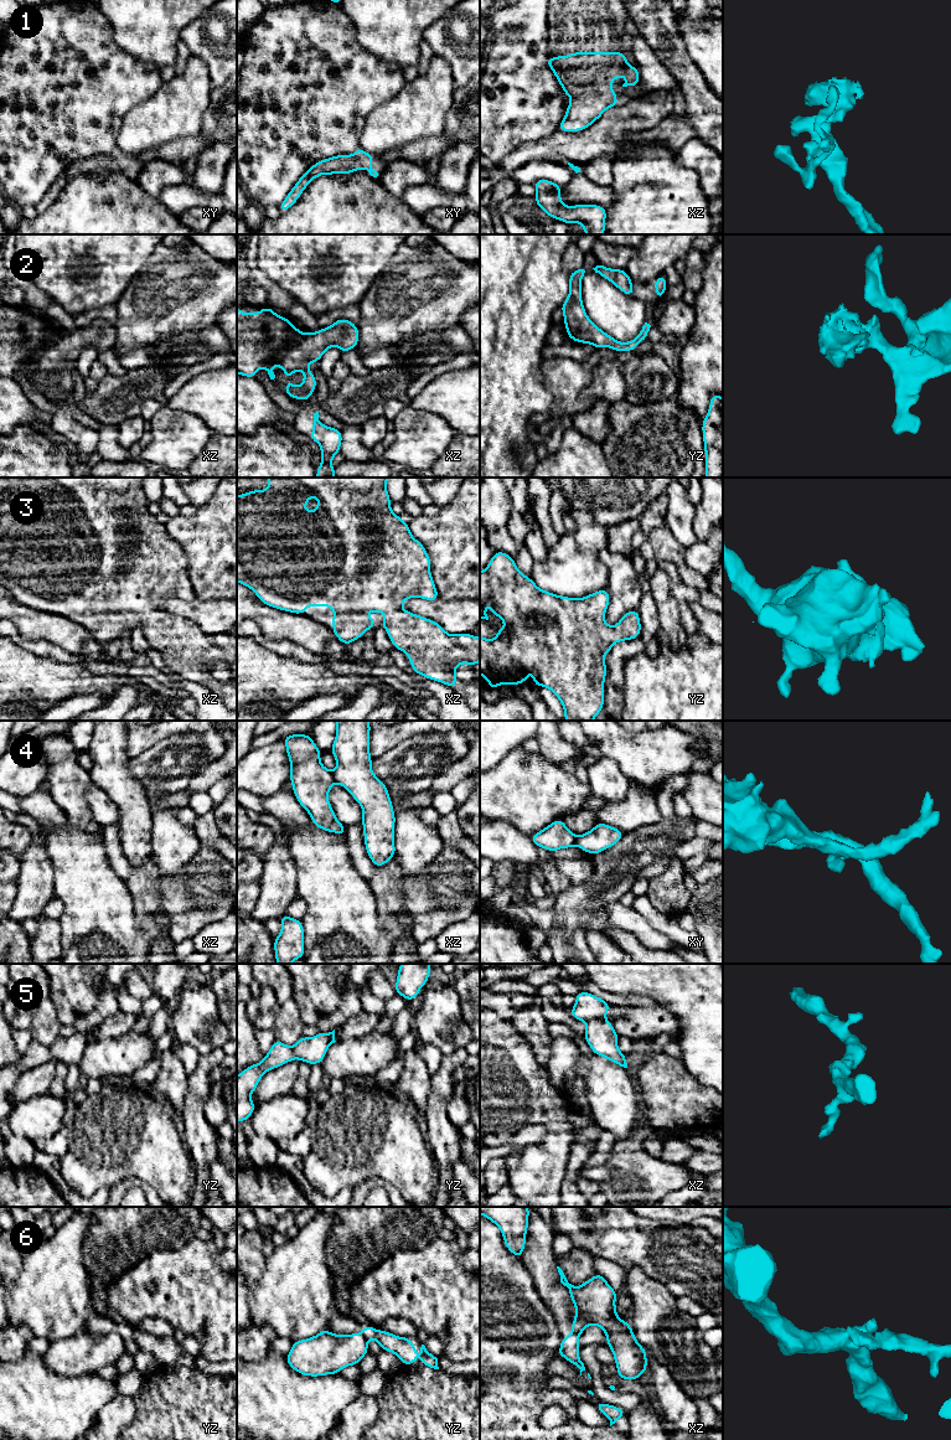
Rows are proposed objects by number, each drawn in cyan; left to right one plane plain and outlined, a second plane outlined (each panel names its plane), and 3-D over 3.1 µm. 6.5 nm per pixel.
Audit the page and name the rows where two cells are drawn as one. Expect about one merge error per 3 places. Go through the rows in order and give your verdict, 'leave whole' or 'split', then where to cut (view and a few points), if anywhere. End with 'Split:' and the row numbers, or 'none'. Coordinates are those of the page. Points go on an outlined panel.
1: leave whole; no cut
2: leave whole; no cut
3: leave whole; no cut
4: split; cut in xz along (331, 772), (335, 780)
5: leave whole; no cut
6: split; cut in yz along (361, 1333), (367, 1340)
Split: 4, 6

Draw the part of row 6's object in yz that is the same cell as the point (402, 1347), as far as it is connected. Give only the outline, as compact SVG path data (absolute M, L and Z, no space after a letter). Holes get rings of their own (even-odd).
M369 1325L363 1326L362 1335L367 1341L376 1340L382 1351L394 1353L402 1364L415 1364L415 1346L410 1337L399 1337L387 1331L376 1330Z

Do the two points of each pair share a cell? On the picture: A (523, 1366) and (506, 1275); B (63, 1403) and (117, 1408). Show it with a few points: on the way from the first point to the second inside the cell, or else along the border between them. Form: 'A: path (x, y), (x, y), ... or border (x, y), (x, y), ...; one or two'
A: path (548, 1351), (552, 1335), (528, 1300); one
B: border (118, 1394), (102, 1408), (97, 1420), (91, 1426); two

